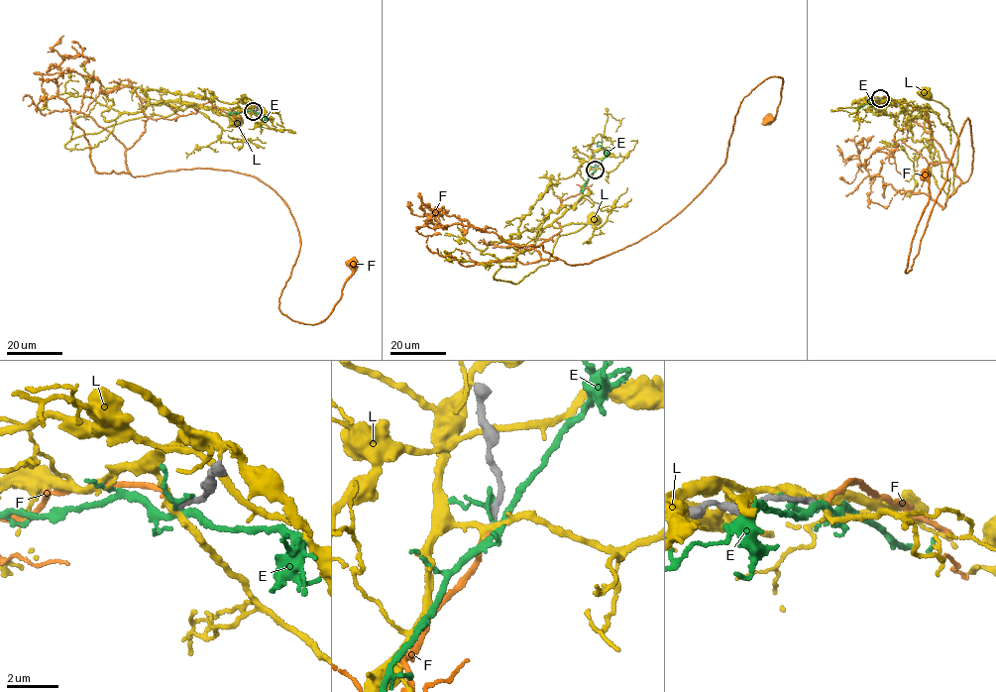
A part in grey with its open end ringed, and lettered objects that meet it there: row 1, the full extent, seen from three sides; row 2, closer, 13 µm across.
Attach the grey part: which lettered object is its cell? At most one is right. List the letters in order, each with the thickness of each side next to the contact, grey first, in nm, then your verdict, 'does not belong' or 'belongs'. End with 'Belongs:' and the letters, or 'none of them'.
E: 260 nm thick on the grey side, 140 nm on the other; does not belong
F: 220 nm thick on the grey side, 180 nm on the other; belongs
L: 220 nm thick on the grey side, 240 nm on the other; does not belong
Belongs: F

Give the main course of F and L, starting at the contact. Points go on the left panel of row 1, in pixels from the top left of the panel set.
F: (253, 111), (149, 118), (127, 169), (276, 192), (300, 245), (278, 309), (299, 322), (330, 314), (353, 264)
L: (254, 112), (149, 104), (123, 113), (95, 147), (64, 146), (125, 121), (189, 106), (237, 118)

